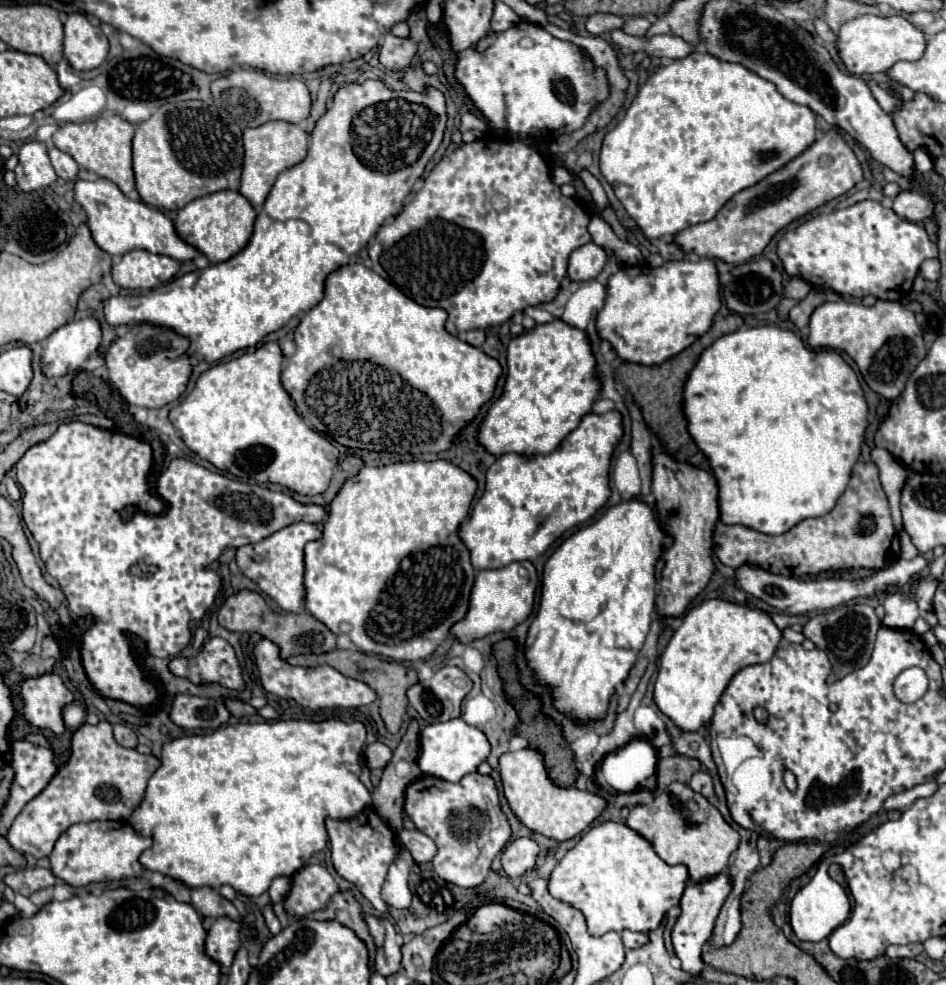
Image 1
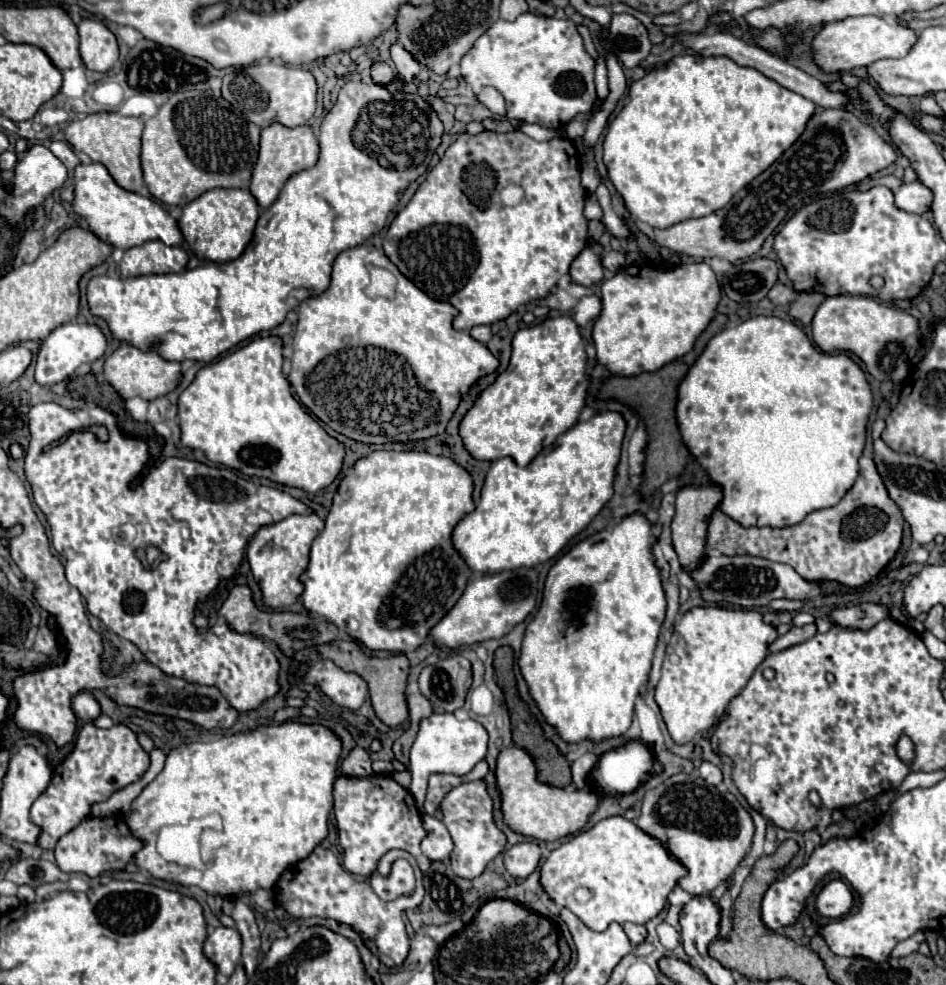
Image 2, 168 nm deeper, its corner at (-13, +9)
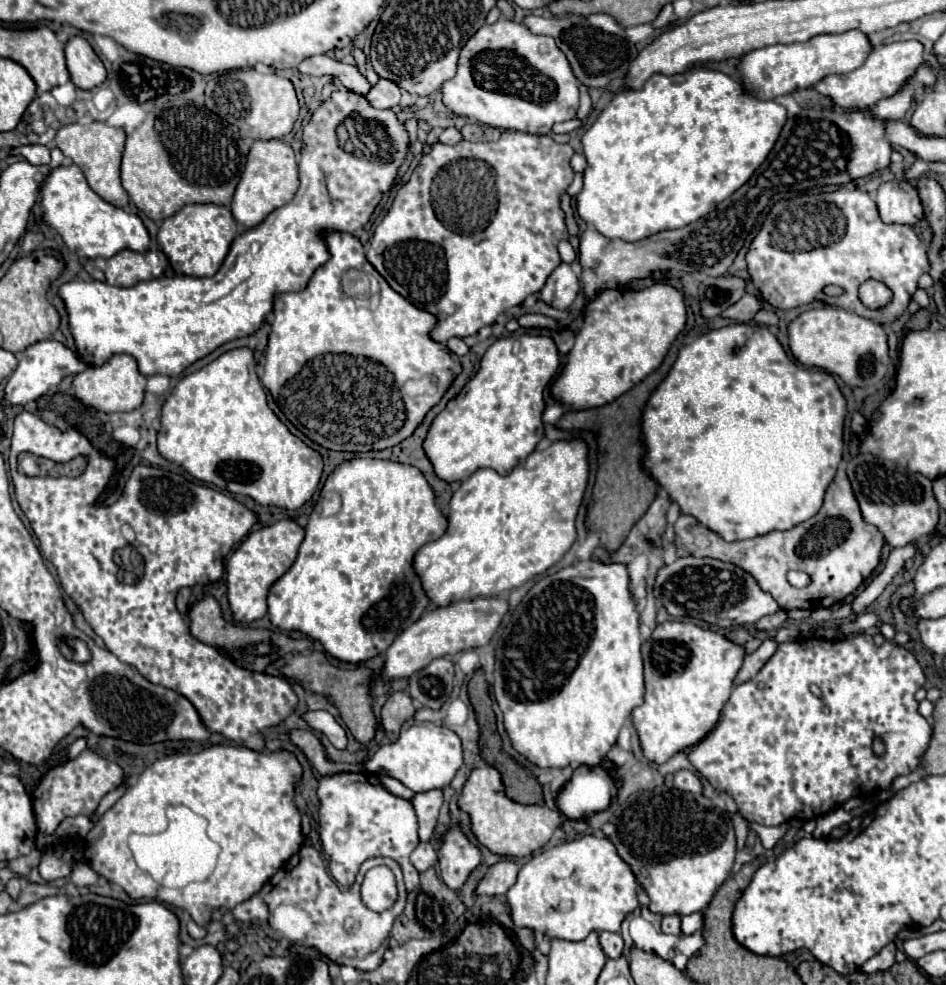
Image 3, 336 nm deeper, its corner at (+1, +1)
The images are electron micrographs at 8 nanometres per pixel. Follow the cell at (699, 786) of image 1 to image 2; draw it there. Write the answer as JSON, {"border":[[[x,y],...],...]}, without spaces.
{"border":[[[702,762],[702,766],[700,766],[700,776],[702,776],[708,784],[712,784],[712,786],[718,786],[718,784],[722,782],[722,772],[720,772],[720,768],[714,766],[714,764],[710,764],[710,762]]]}

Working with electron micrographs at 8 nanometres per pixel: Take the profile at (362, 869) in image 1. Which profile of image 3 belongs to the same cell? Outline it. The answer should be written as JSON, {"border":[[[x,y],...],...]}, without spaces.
{"border":[[[372,772],[324,776],[318,784],[318,798],[318,832],[324,852],[328,854],[330,874],[338,884],[346,888],[352,886],[356,872],[366,858],[390,856],[402,866],[408,892],[418,886],[418,870],[408,860],[410,852],[420,842],[418,822],[408,800],[390,794]]]}

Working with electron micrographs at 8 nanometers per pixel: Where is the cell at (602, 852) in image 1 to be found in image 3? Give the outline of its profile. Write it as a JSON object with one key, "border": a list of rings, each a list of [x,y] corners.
{"border":[[[586,834],[572,842],[564,842],[536,854],[528,864],[520,868],[518,880],[508,890],[506,898],[512,908],[514,924],[528,926],[536,932],[548,932],[550,938],[584,940],[590,932],[618,932],[624,918],[638,908],[638,888],[640,884],[632,874],[632,868],[628,868],[628,862],[620,860],[616,846],[606,836]]]}

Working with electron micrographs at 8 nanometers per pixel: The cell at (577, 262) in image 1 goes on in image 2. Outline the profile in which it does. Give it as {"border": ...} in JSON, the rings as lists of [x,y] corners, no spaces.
{"border":[[[590,244],[586,246],[576,260],[570,264],[570,278],[574,284],[580,286],[592,286],[602,280],[602,266],[600,266],[600,256],[602,256],[602,246],[600,244]]]}

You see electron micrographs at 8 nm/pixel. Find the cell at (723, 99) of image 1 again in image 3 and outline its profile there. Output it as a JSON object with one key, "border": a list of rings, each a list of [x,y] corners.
{"border":[[[690,68],[690,70],[686,70],[682,74],[674,74],[674,76],[652,74],[646,80],[644,88],[618,92],[612,98],[612,102],[608,104],[608,108],[602,110],[598,120],[582,136],[582,146],[584,146],[584,156],[588,160],[588,166],[584,170],[584,188],[578,194],[578,198],[576,198],[578,200],[578,214],[580,214],[580,218],[586,224],[594,226],[604,236],[608,236],[608,238],[622,238],[626,242],[642,240],[642,238],[652,236],[652,234],[662,232],[662,230],[684,228],[690,222],[696,222],[698,218],[702,218],[708,212],[712,212],[722,200],[726,200],[730,194],[734,194],[754,174],[754,170],[766,160],[768,152],[776,144],[784,124],[786,124],[786,108],[782,104],[778,104],[774,100],[760,100],[760,98],[756,98],[750,90],[744,88],[742,82],[736,82],[734,78],[730,78],[724,72],[708,70],[708,68]]]}

